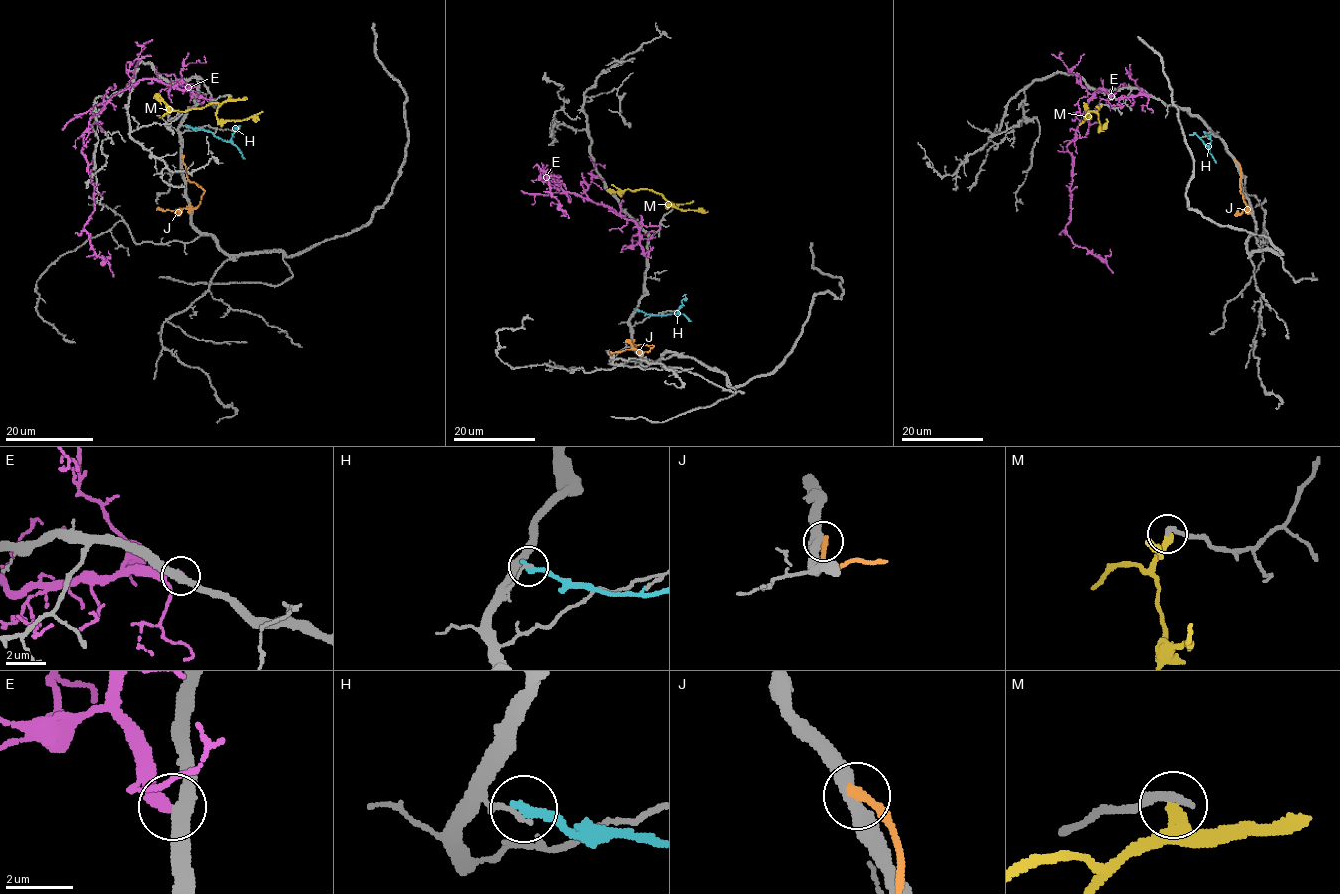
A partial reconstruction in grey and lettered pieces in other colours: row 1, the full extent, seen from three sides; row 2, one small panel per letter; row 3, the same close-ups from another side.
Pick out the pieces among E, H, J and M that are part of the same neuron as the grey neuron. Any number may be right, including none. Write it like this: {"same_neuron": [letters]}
{"same_neuron": []}

